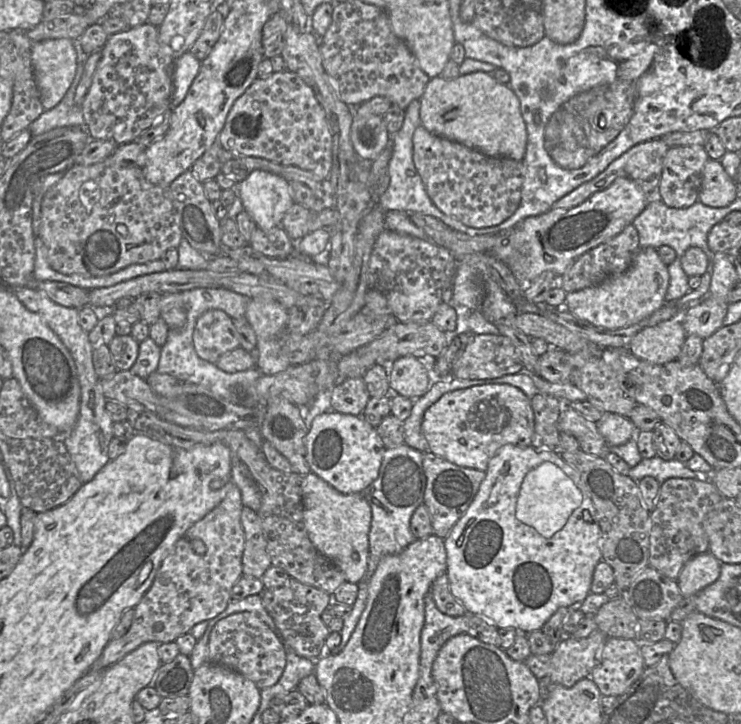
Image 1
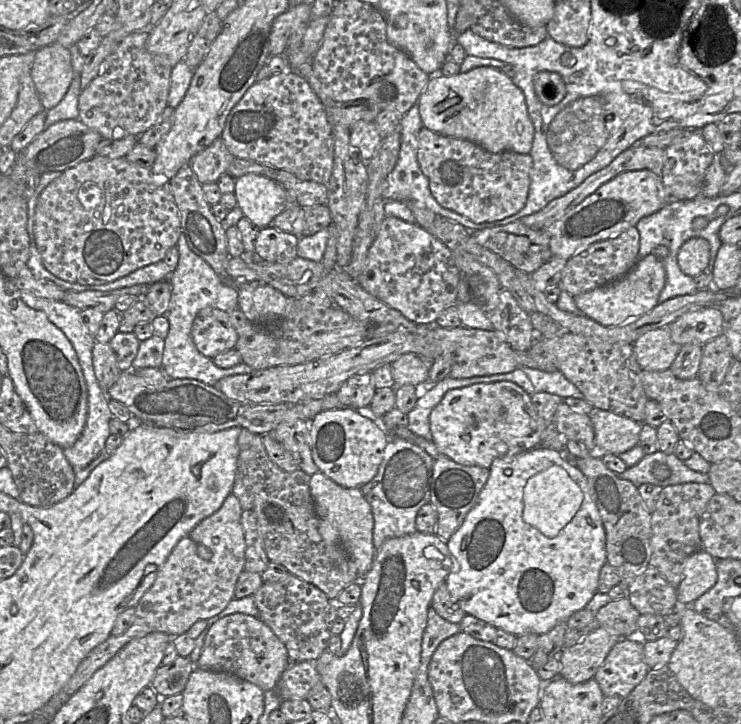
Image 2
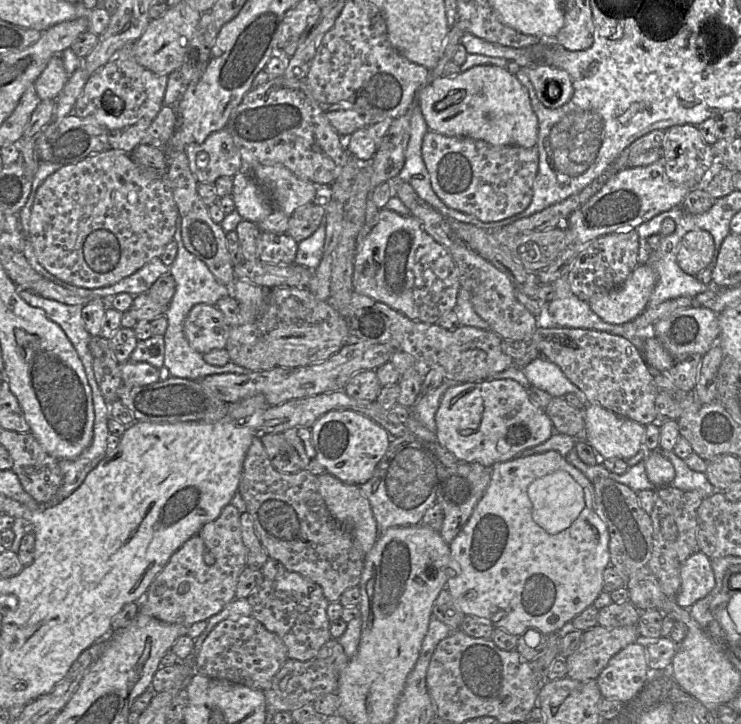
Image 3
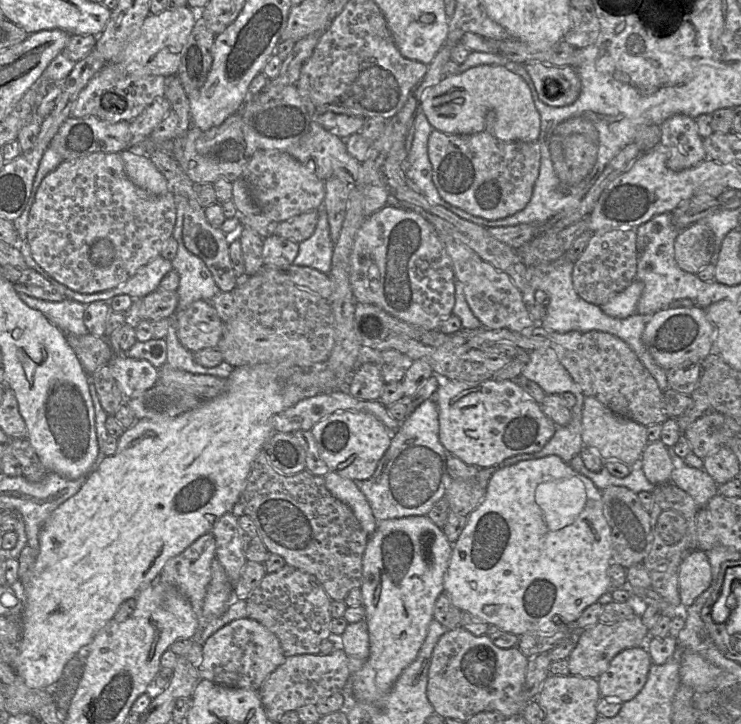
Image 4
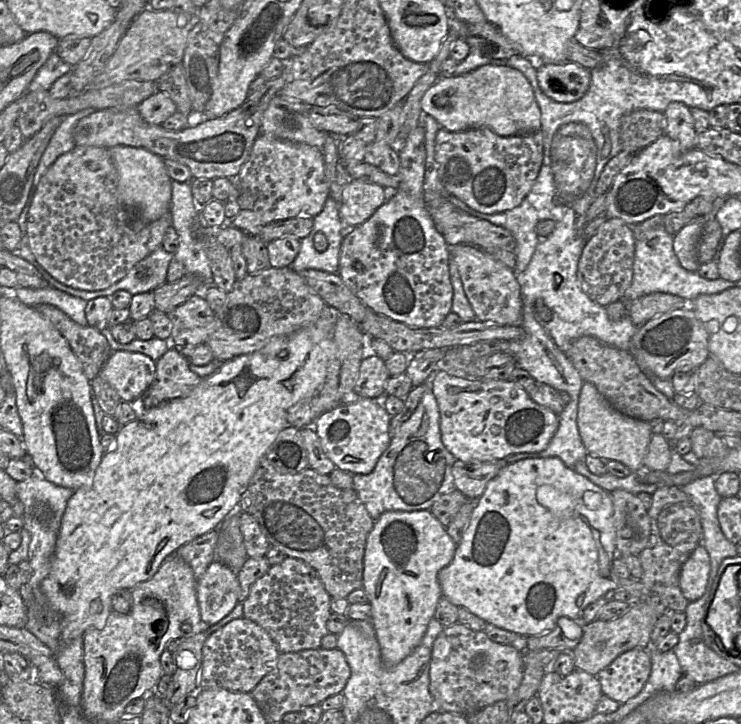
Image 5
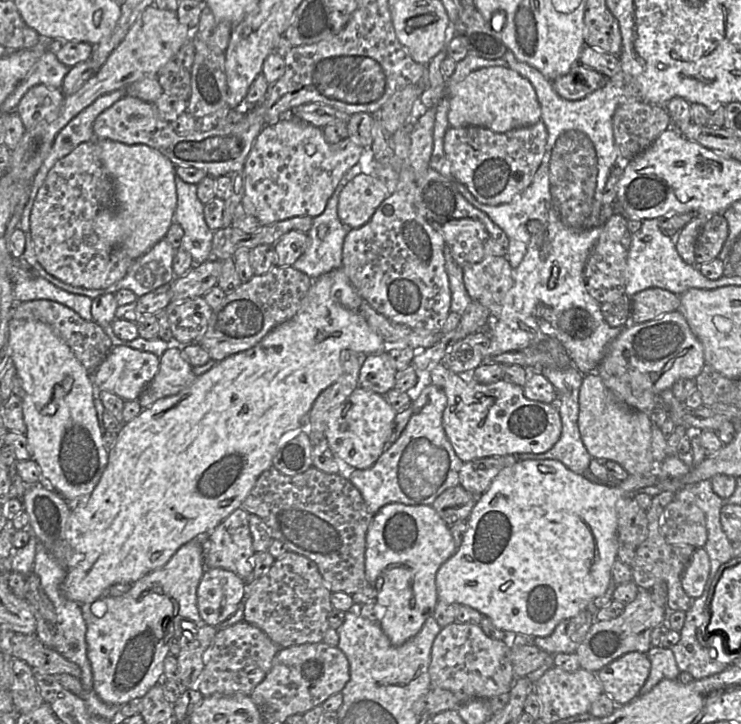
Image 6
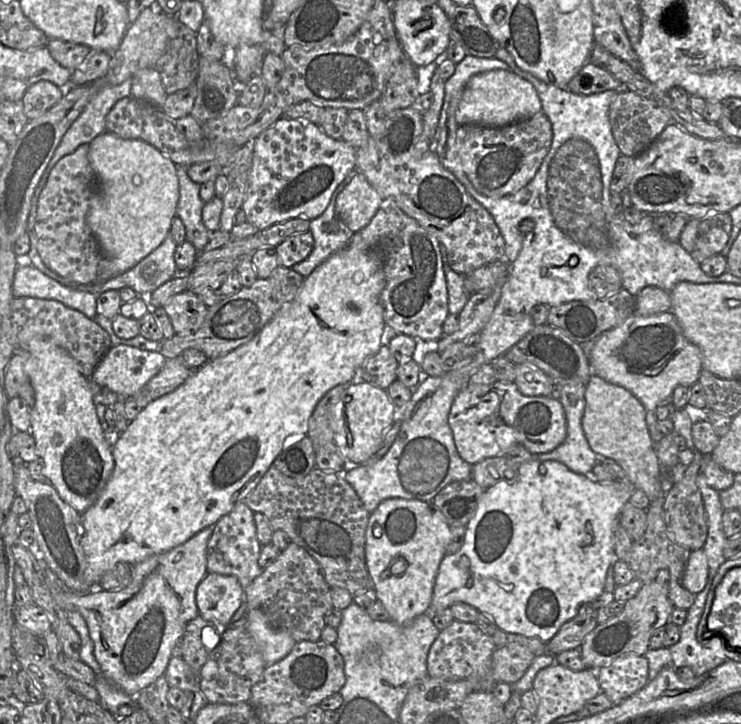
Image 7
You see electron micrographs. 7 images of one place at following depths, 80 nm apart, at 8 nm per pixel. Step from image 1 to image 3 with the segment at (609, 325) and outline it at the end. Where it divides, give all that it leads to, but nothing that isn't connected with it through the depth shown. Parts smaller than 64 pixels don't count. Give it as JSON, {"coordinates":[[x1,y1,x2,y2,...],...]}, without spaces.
{"coordinates":[[640,264,620,287,586,302,603,321,625,324,647,309,656,281,655,271,648,264]]}

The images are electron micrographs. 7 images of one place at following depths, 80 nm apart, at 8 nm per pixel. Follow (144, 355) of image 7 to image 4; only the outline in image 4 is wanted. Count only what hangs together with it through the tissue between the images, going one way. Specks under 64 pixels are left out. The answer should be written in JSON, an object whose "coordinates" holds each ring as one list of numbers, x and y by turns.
{"coordinates":[[114,355,108,365,126,400,138,397,159,380,159,369,145,359]]}

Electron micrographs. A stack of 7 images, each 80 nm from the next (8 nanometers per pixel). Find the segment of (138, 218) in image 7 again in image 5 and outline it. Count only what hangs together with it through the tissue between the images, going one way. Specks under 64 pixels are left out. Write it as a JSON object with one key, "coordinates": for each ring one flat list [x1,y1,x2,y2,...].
{"coordinates":[[114,146,108,149,118,173,119,195,126,208,135,211,144,222,153,222,170,212,172,180,164,159,142,148]]}

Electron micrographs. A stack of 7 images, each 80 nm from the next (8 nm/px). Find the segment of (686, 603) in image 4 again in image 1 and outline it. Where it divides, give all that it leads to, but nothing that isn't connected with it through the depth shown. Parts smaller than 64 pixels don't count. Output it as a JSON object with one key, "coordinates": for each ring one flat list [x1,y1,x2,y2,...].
{"coordinates":[[710,552,693,557,682,568,677,583,683,597,696,596,714,583,721,570,721,562]]}

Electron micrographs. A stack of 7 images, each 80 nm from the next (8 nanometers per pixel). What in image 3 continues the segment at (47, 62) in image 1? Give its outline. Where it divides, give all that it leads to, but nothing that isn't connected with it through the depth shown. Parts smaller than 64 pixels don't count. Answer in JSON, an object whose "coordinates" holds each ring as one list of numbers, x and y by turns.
{"coordinates":[[61,55,53,56,34,82,40,99,56,100,68,78,69,75,65,70]]}

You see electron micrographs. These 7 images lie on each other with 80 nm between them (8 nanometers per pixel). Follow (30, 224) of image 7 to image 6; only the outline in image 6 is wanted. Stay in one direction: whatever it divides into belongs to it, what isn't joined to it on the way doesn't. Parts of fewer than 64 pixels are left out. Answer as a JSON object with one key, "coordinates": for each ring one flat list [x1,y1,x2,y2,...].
{"coordinates":[[122,87,118,90,115,90,113,92,110,92,110,93,107,93,107,94,100,96,93,103,91,103,87,108,85,108,77,116,75,116,58,133,58,135,56,136,56,138,54,140,54,143,52,145,52,148,51,148,48,156,44,160,44,162,42,163,41,167,39,168,39,170,37,171,37,173,33,179,33,182,32,182,32,185,30,188,29,198,26,202,26,205,24,207,20,222,18,224,18,228,20,228,25,233,25,250,24,250,22,256,20,257,20,259,26,261,33,268,33,270,37,273,37,275,46,279,47,281,49,281,53,285,57,286,58,288,61,288,69,293,84,295,84,296,87,296,91,299,94,299,98,296,101,296,101,295,107,294,107,293,115,294,117,292,116,286,111,287,111,288,109,286,109,287,103,288,103,289,87,289,87,288,83,288,83,287,75,287,75,286,72,286,70,284,67,284,67,283,55,278,54,276,50,275,47,271,45,271,45,269,39,263,37,256,35,254,34,244,32,241,31,233,30,233,30,214,31,214,31,210,32,210,33,203,36,198,37,192,38,192,39,188,42,186,43,182,45,181,45,178,46,178,49,170,54,166,54,164,58,160,62,159,63,157,65,157,66,155,71,153,81,143,89,142,89,141,96,141,95,135,93,132,93,124,94,124,95,119,98,117,98,115,100,113,102,113,106,109,110,108,114,103,116,103,118,100,120,100,121,98,123,98,126,95,127,95,127,88]]}

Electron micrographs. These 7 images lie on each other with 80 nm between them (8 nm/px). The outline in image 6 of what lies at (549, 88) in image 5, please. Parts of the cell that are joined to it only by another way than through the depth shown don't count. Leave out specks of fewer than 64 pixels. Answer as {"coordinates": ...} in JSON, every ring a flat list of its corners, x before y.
{"coordinates":[[580,63,575,64,569,73,551,81,554,90,564,99,580,100,603,87,608,78]]}

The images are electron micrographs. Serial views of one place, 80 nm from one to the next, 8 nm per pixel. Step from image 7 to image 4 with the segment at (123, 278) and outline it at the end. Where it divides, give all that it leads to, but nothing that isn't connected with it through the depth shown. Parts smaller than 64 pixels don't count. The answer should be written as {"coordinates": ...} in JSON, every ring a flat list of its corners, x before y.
{"coordinates":[[161,255,155,257,124,283,110,290,119,290,121,294,127,294,133,299,142,299,154,292,162,278,171,270,172,261]]}

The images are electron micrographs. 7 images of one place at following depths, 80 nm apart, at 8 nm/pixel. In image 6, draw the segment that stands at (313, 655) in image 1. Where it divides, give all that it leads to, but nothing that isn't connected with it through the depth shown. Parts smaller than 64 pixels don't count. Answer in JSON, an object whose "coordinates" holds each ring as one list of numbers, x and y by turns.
{"coordinates":[[291,551,275,559,270,569,254,583,245,584,243,605,244,620,260,628,280,648,321,642,333,609,331,591,316,563]]}

